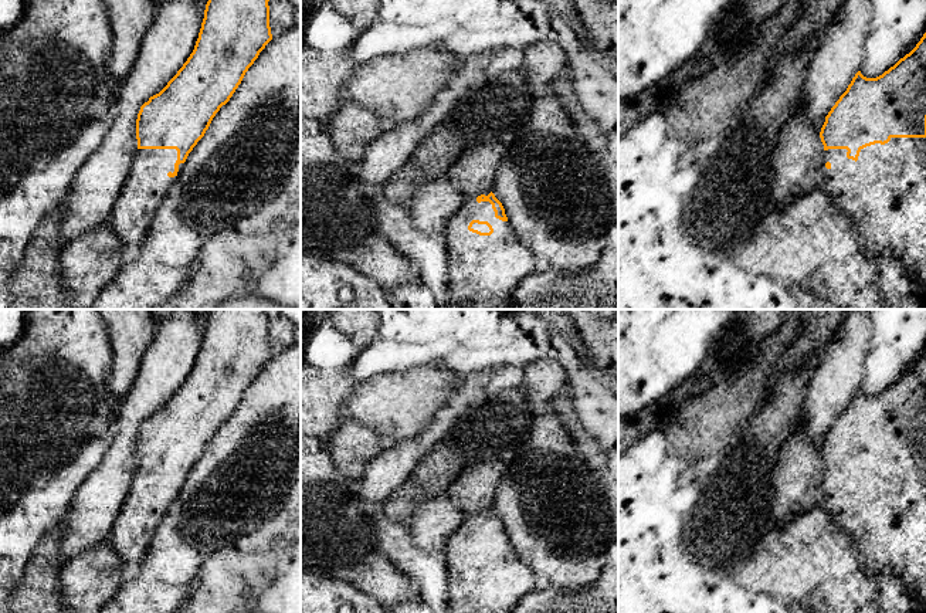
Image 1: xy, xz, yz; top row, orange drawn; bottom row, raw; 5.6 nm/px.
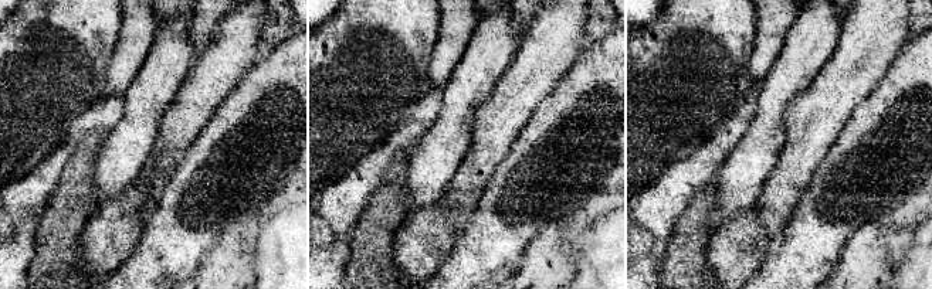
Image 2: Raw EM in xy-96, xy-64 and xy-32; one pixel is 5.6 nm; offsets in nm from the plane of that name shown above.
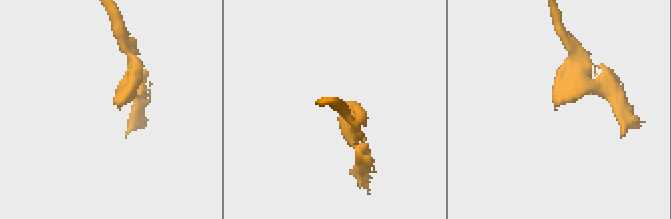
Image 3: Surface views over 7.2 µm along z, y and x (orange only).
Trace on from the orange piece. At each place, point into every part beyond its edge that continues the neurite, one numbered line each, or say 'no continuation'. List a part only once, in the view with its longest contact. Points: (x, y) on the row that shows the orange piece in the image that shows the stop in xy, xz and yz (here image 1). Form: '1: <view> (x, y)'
1: yz (884, 193)

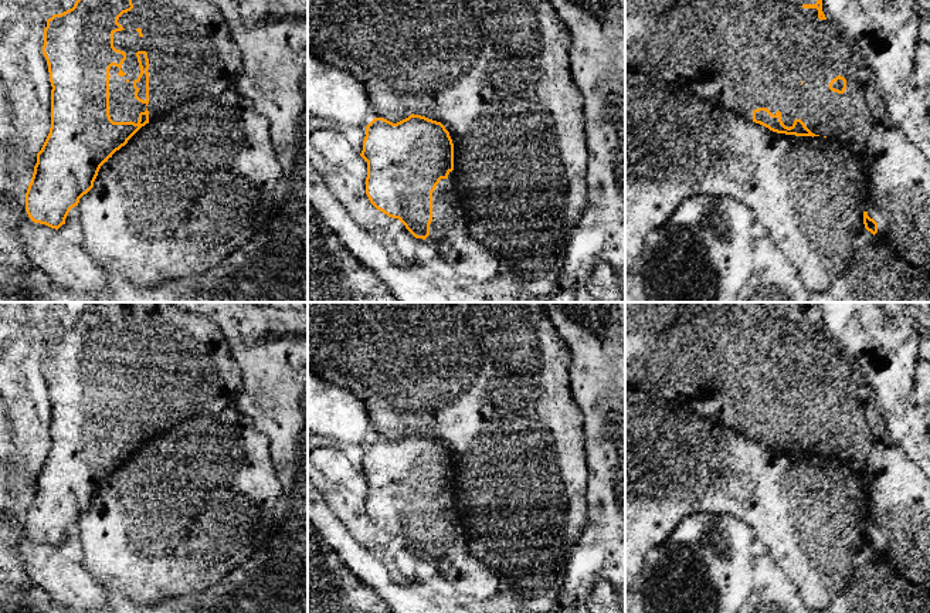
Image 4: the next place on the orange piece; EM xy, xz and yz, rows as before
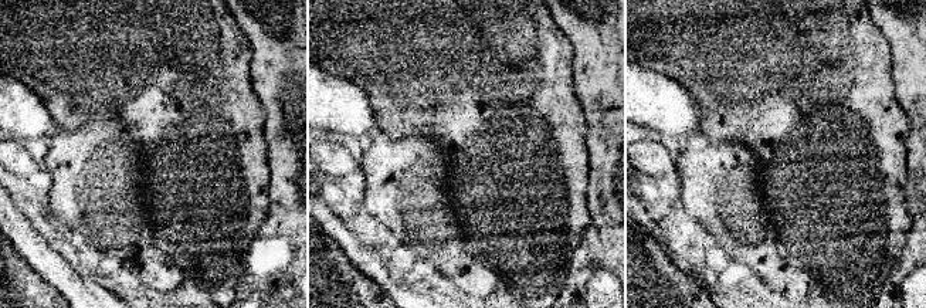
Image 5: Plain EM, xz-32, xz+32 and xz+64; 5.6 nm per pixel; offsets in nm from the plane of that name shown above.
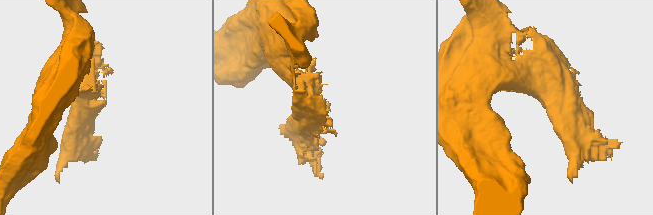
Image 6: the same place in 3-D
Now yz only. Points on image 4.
1: yz (749, 54)

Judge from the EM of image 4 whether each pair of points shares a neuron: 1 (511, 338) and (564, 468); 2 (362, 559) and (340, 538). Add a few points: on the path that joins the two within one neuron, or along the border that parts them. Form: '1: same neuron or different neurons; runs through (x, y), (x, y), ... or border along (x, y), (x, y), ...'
1: same neuron; runs through (545, 365), (556, 376), (563, 434)
2: same neuron; runs through (356, 554), (346, 544)

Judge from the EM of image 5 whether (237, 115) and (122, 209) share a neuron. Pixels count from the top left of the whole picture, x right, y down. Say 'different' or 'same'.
different

